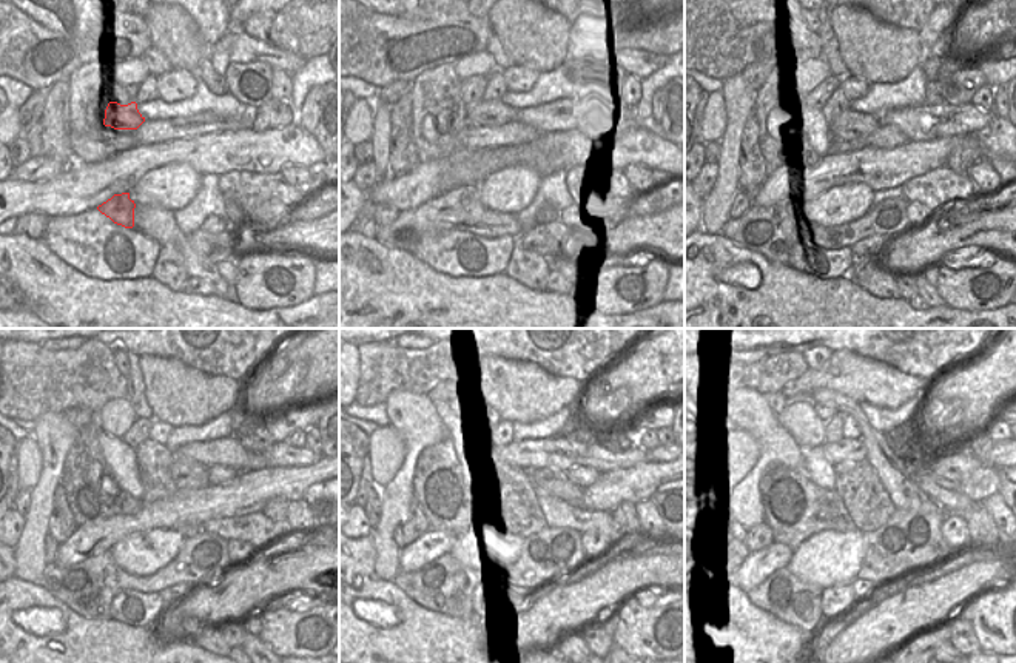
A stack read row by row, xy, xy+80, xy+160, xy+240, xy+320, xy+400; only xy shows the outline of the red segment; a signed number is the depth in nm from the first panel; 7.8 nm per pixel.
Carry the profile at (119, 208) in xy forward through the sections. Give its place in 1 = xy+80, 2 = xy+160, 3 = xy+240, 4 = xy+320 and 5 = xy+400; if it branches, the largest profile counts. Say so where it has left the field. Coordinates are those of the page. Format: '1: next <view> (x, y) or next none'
1: next xy+80 (461, 207)
2: next xy+160 (888, 218)
3: next xy+240 (201, 557)
4: next xy+320 (554, 551)
5: next xy+400 (913, 538)

